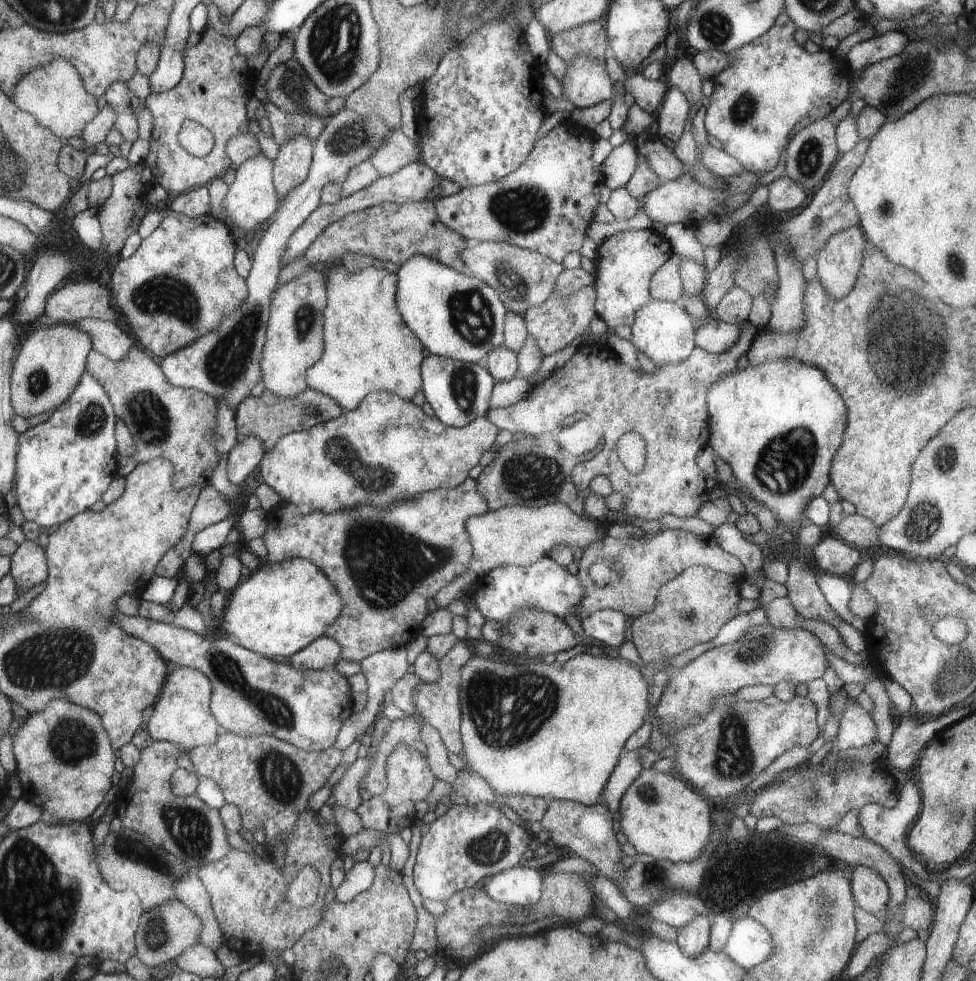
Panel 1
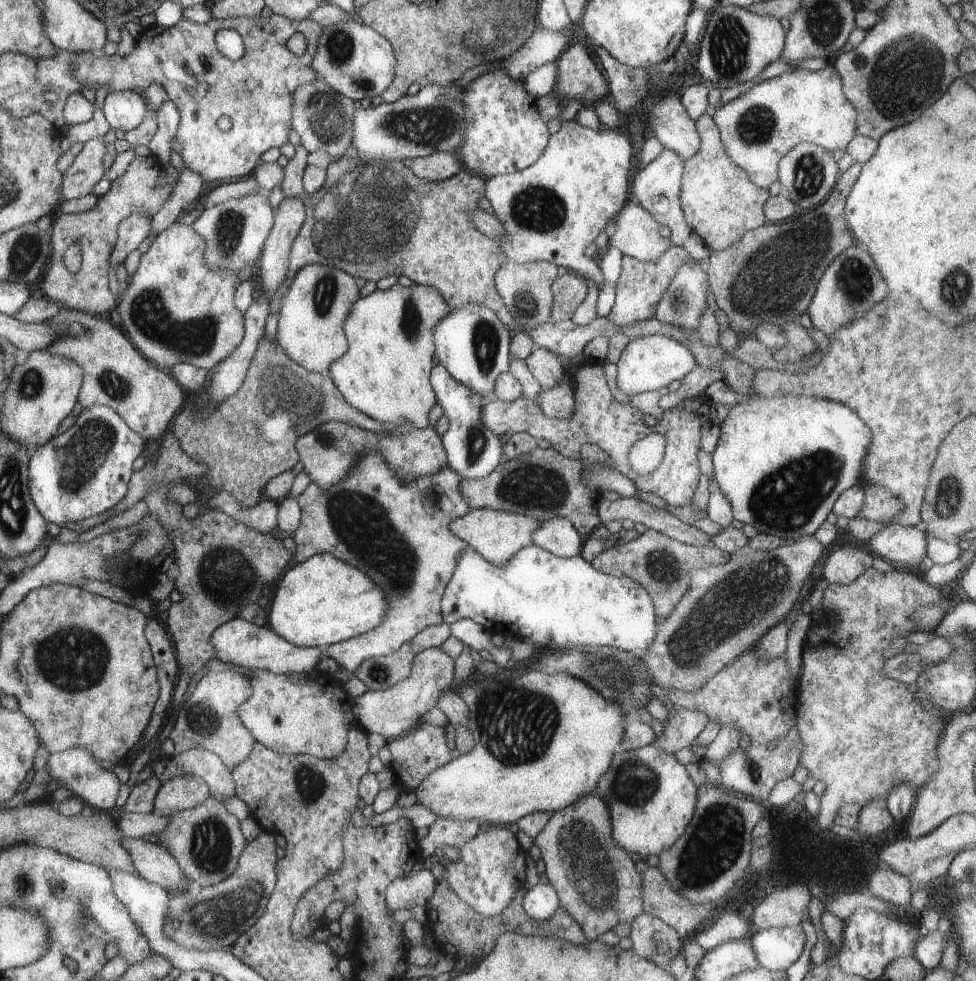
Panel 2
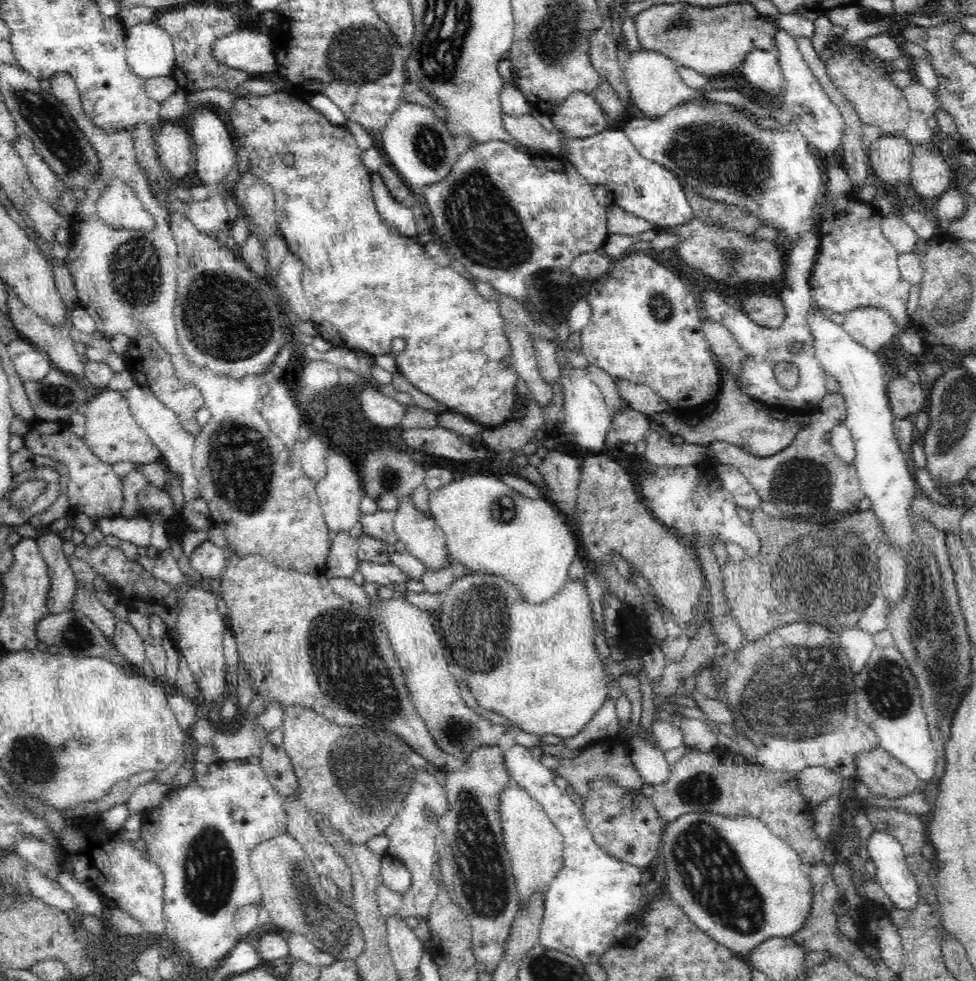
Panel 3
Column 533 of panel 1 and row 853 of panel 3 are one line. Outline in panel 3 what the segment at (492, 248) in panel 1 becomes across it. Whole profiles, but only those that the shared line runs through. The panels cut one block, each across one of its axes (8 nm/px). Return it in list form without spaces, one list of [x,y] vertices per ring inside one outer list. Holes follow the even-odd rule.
[[[284,834],[266,840],[254,848],[252,870],[262,884],[262,904],[270,912],[270,922],[274,922],[282,932],[294,932],[312,942],[320,952],[330,954],[338,960],[356,960],[366,950],[366,936],[358,924],[358,916],[350,912],[348,904],[332,900],[320,886],[320,874],[314,870],[304,846]]]

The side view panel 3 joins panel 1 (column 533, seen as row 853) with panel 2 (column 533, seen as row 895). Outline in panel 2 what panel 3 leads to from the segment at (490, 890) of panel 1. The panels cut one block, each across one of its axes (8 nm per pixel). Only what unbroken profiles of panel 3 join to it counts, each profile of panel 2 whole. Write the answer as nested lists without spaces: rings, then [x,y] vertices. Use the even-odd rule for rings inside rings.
[[[537,884],[525,890],[521,900],[523,912],[537,922],[545,922],[547,918],[551,918],[559,906],[559,896],[555,894],[555,888],[549,884]]]

